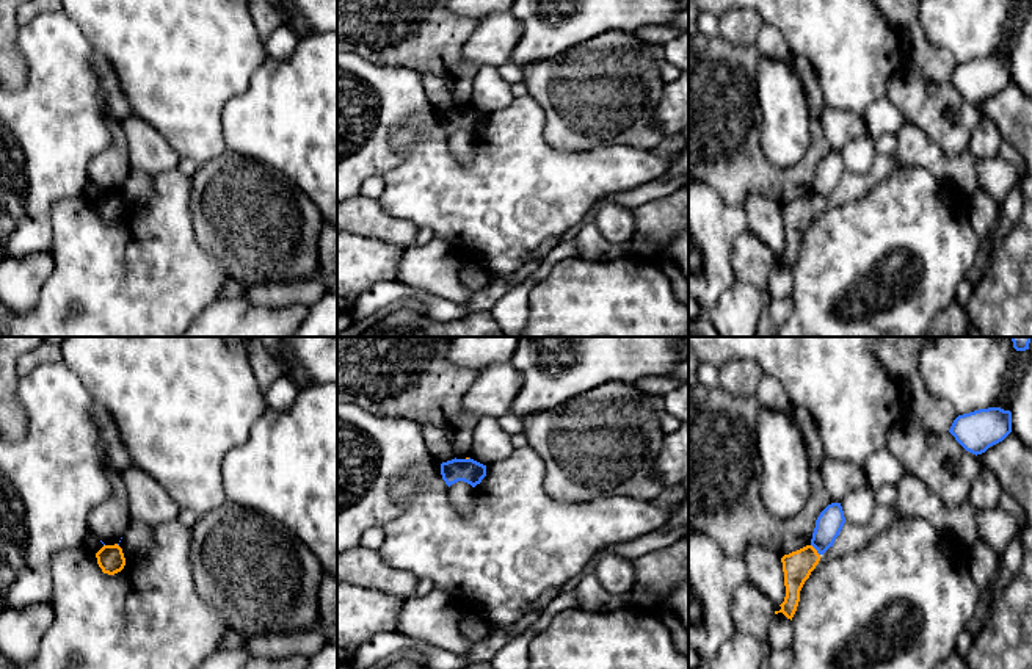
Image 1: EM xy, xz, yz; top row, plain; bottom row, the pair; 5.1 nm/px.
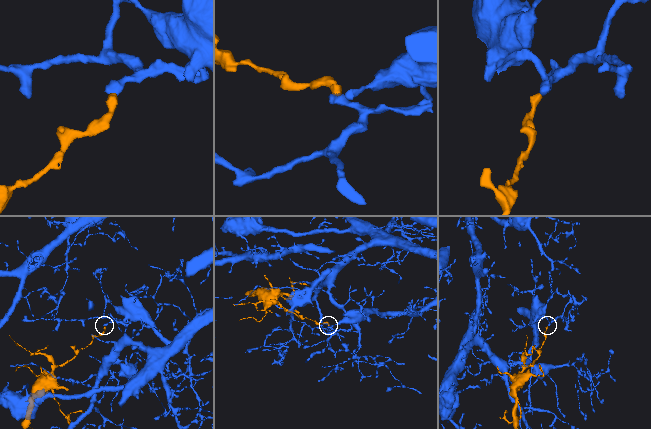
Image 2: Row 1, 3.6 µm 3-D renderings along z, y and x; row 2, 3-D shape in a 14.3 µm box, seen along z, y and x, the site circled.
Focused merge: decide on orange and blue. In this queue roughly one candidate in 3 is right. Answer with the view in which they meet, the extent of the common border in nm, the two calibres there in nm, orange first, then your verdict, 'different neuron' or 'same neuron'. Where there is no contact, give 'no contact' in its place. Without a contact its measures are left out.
yz | 80 nm | 160/140 nm | different neuron

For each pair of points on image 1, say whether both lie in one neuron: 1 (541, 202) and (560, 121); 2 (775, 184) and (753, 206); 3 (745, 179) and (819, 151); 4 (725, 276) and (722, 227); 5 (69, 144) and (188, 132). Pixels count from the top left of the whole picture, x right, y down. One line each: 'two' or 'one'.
1: two
2: two
3: one
4: one
5: two

